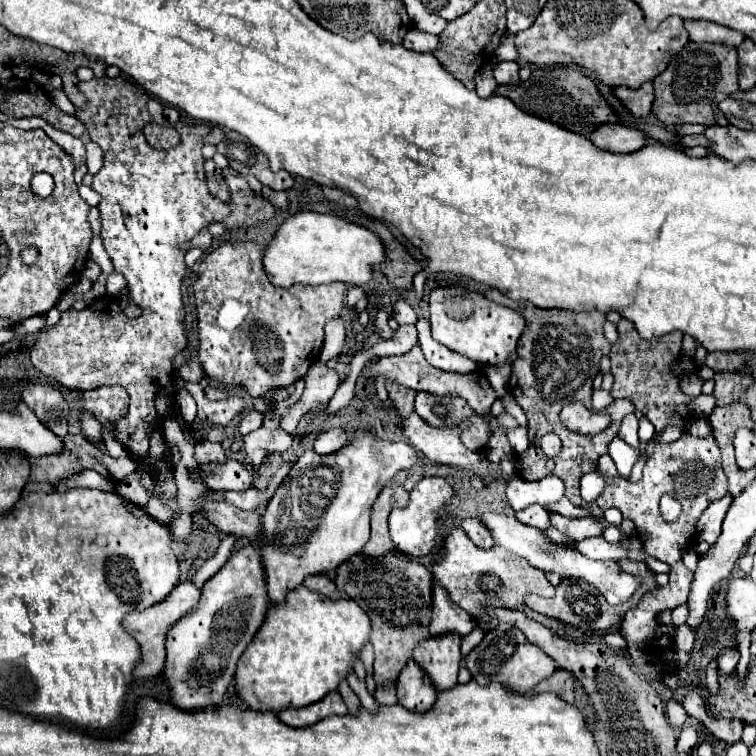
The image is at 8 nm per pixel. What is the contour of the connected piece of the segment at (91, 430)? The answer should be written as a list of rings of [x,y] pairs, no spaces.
[[[92,414],[82,416],[82,430],[84,430],[84,436],[90,438],[90,442],[102,442],[102,426]]]

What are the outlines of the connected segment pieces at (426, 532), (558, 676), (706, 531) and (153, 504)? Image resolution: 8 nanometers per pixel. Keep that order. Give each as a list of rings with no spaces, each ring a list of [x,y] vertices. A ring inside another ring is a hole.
[[[422,478],[410,492],[410,504],[404,510],[392,510],[390,514],[390,536],[396,544],[396,550],[408,556],[426,556],[436,542],[438,524],[442,516],[448,516],[448,504],[454,490],[444,478]]]
[[[556,670],[550,678],[542,680],[532,694],[542,694],[542,692],[556,692],[564,702],[572,704],[574,702],[574,688],[576,688],[576,678],[568,670]]]
[[[726,494],[724,498],[712,502],[700,516],[696,530],[698,530],[698,537],[706,540],[708,544],[714,544],[721,534],[722,520],[728,512],[728,506],[732,504],[732,498],[734,498],[732,494]]]
[[[156,494],[150,496],[150,500],[148,500],[148,504],[146,504],[146,512],[152,514],[156,520],[164,522],[164,524],[172,524],[172,520],[174,520],[172,508],[168,508]]]

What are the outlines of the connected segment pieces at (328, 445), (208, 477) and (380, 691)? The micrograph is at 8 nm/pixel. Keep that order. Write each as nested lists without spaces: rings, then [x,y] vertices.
[[[328,430],[316,436],[314,440],[314,452],[318,454],[334,454],[336,450],[342,450],[348,444],[348,434],[344,430]]]
[[[226,460],[222,464],[218,462],[198,464],[194,470],[188,470],[188,474],[192,476],[192,480],[200,478],[210,490],[216,490],[216,492],[222,492],[222,490],[242,492],[242,490],[248,490],[254,480],[254,474],[234,460]]]
[[[396,682],[392,686],[376,686],[372,696],[378,704],[396,704]]]

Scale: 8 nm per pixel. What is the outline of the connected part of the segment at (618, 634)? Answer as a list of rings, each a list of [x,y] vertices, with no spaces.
[[[620,628],[610,630],[610,632],[604,636],[604,642],[606,642],[610,648],[626,648],[626,638],[622,636],[622,630],[620,630]]]

